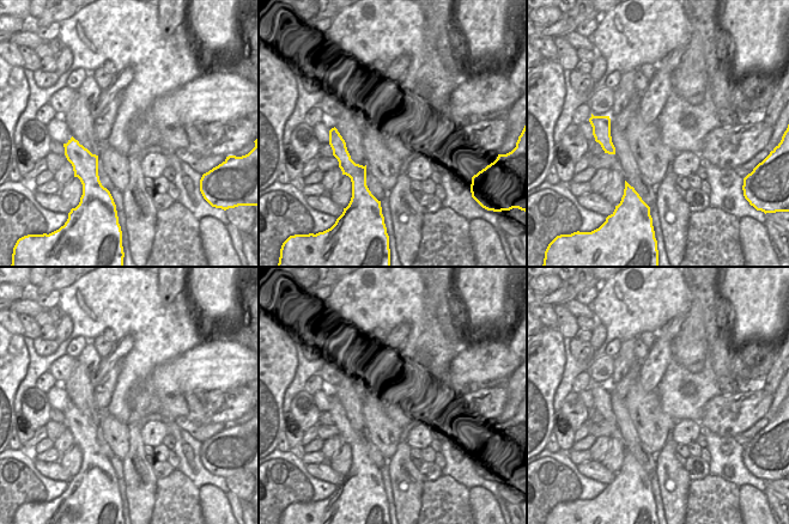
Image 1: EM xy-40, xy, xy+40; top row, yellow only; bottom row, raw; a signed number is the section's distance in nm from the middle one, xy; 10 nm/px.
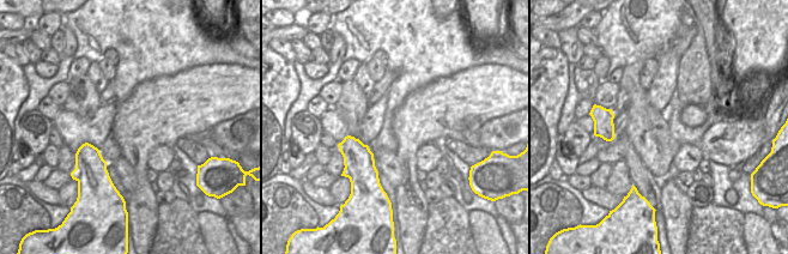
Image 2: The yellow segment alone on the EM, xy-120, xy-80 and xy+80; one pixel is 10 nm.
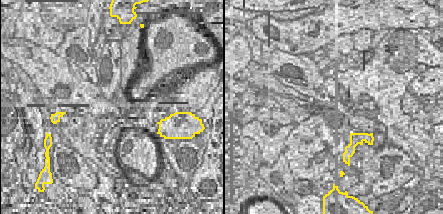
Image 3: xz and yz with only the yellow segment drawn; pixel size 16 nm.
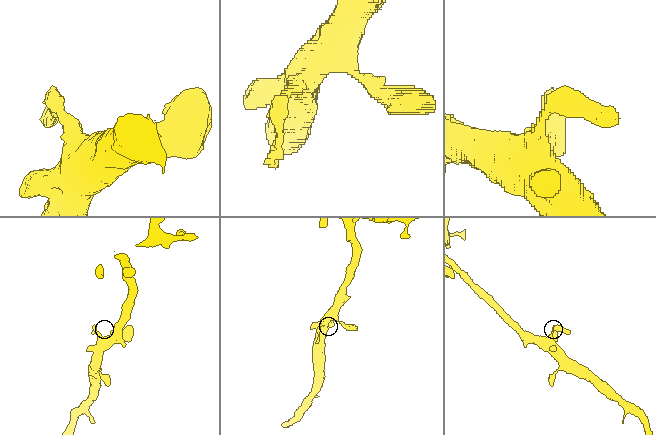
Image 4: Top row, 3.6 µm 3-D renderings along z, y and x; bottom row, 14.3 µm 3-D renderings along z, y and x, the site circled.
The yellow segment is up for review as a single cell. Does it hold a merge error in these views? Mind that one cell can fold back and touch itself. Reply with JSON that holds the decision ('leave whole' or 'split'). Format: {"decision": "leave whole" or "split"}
{"decision": "leave whole"}

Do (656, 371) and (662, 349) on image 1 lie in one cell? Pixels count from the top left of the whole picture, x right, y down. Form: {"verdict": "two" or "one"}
{"verdict": "one"}

